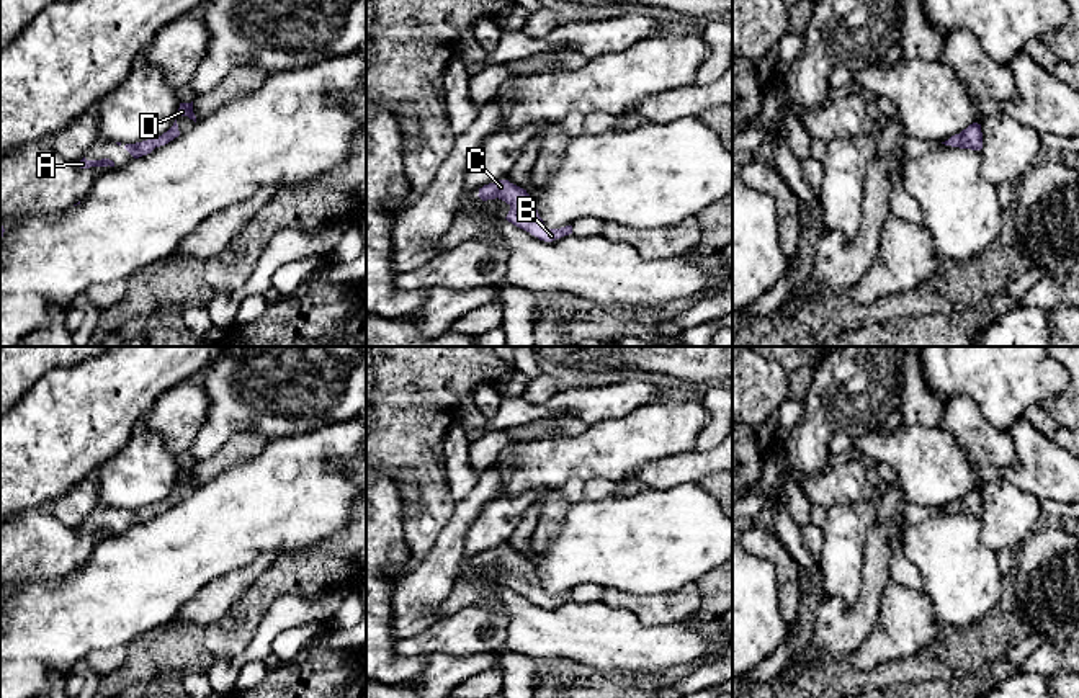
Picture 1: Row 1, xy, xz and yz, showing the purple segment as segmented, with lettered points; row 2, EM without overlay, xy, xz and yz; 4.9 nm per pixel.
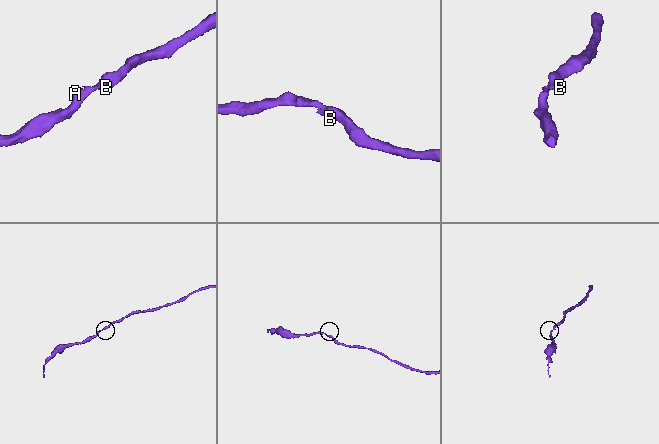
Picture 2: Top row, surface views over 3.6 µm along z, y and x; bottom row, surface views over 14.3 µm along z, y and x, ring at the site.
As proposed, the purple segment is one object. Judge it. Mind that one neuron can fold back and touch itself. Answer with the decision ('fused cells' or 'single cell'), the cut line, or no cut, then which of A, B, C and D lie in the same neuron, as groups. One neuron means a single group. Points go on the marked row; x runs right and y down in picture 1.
single cell; no cut; A B C D

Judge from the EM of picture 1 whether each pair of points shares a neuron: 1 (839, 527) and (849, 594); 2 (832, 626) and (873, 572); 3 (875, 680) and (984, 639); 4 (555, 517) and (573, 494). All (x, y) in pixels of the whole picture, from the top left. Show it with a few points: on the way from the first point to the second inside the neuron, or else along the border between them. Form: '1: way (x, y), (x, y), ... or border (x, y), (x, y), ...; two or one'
1: way (842, 543), (842, 577); one
2: way (849, 620), (868, 600), (872, 589); one
3: way (903, 671), (935, 662), (957, 653); one
4: way (555, 512), (568, 499); one

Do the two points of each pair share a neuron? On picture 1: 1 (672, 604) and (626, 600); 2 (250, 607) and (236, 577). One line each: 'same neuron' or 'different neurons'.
1: same neuron
2: different neurons

